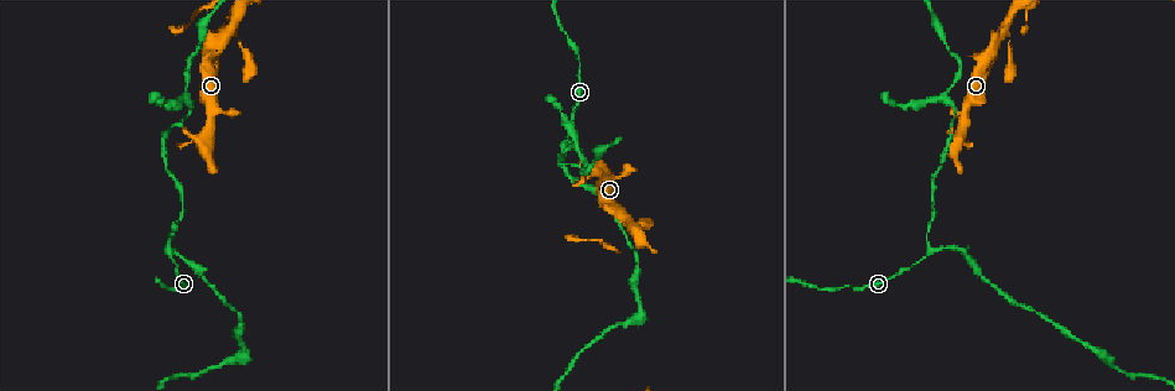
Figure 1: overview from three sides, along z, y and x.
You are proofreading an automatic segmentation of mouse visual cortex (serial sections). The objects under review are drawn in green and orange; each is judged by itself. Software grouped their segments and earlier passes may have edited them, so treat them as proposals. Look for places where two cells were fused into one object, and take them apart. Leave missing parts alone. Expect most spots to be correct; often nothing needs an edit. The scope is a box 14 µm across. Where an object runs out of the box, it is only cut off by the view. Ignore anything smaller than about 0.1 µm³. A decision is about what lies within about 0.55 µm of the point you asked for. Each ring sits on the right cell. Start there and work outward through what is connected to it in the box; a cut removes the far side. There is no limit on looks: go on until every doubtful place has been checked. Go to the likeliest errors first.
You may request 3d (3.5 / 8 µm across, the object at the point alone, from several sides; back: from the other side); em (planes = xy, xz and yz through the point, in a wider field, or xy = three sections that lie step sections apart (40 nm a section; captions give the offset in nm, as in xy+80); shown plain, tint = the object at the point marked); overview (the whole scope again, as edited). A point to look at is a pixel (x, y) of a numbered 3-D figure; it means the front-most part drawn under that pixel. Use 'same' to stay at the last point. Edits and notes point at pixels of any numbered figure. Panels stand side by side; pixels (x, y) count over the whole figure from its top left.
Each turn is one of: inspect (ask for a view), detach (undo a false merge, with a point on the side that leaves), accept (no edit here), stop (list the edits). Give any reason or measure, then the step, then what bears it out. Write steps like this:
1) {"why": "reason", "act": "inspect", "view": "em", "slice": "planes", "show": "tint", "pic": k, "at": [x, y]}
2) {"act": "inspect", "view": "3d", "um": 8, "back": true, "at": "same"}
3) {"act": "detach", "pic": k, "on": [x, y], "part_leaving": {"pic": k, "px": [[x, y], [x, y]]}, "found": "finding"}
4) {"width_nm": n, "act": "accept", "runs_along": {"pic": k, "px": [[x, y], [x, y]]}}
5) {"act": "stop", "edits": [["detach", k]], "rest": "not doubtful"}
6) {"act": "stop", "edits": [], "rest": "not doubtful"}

{"act": "inspect", "view": "3d", "um": 3.5, "pic": 1, "at": [167, 253]}

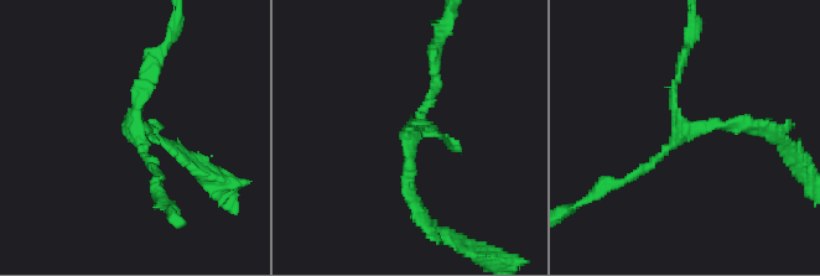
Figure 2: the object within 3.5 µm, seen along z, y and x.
{"arms": 3, "arm_widths_nm": [100, 150, 150], "act": "inspect", "view": "em", "slice": "planes", "show": "tint", "pic": 2, "at": [132, 133]}

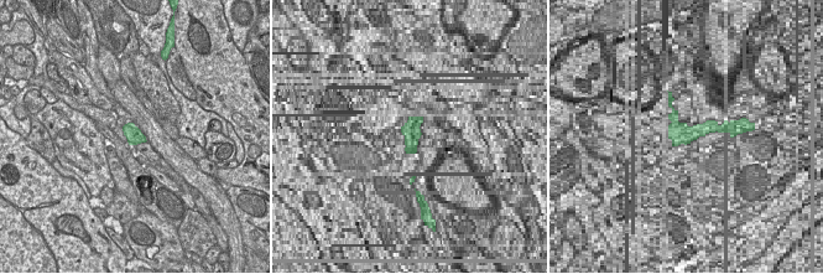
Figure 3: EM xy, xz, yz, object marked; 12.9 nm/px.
{"act": "inspect", "view": "em", "slice": "xy", "step": 2, "show": "tint", "at": "same"}

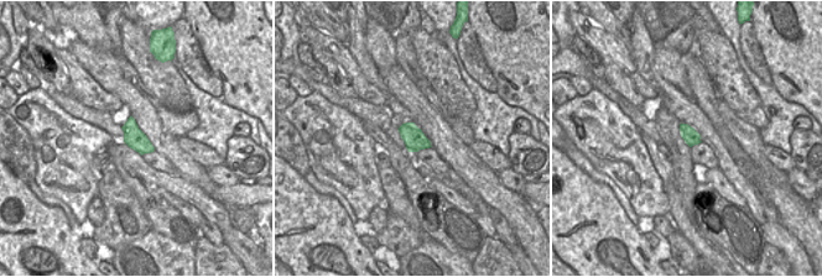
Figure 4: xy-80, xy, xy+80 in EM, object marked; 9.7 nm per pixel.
{"width_nm": 220, "act": "accept", "runs_along": {"pic": 2, "px": [[622, 183], [683, 134], [673, 103], [683, 58]]}, "found": "one cell here"}

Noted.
{"why": "three-way junction", "act": "inspect", "view": "3d", "um": 3.5, "pic": 1, "at": [189, 97]}

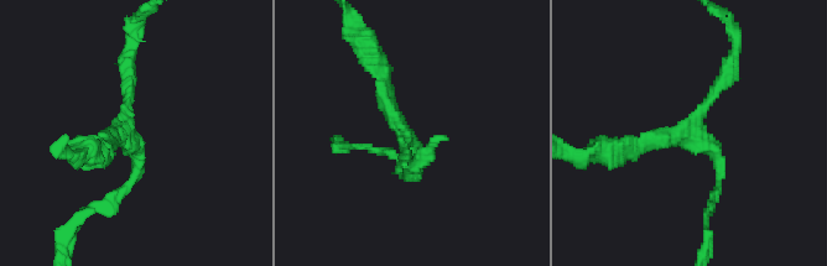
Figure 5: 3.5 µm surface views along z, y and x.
{"arms": 3, "arm_widths_nm": [100, 200, 200], "act": "inspect", "view": "em", "slice": "xy", "step": 2, "show": "tint", "pic": 5, "at": [406, 137]}

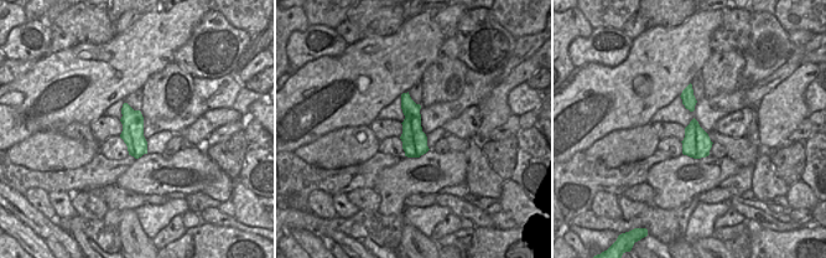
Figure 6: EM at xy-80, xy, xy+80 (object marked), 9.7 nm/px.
{"act": "accept", "runs_along": {"pic": 5, "px": [[714, 198], [721, 160], [696, 121], [733, 57]]}, "found": "all the same cell"}

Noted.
{"why": "three-way junction", "act": "inspect", "view": "3d", "um": 8, "pic": 1, "at": [231, 27]}

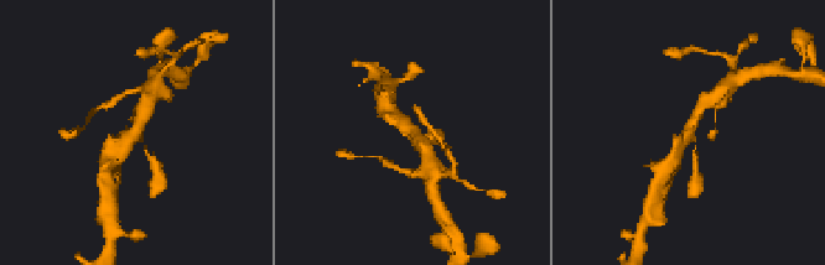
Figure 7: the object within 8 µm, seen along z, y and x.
{"act": "inspect", "view": "em", "slice": "planes", "show": "tint", "pic": 7, "at": [411, 127]}

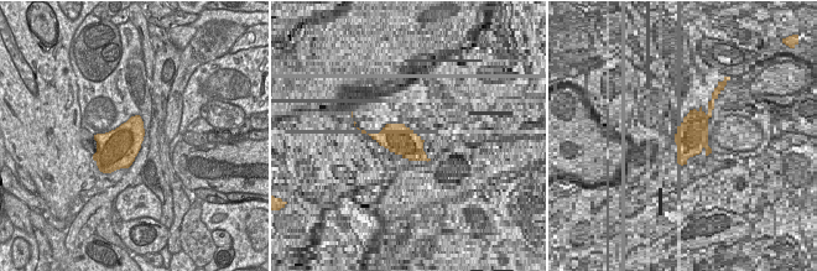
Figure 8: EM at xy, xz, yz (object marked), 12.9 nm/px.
{"arm_widths_nm": [100, 300, 350], "act": "accept", "runs_along": {"pic": 7, "px": [[114, 159], [140, 124], [145, 104]]}, "found": "continuous, no second cell"}

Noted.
{"act": "stop", "edits": [], "rest": "not doubtful"}

